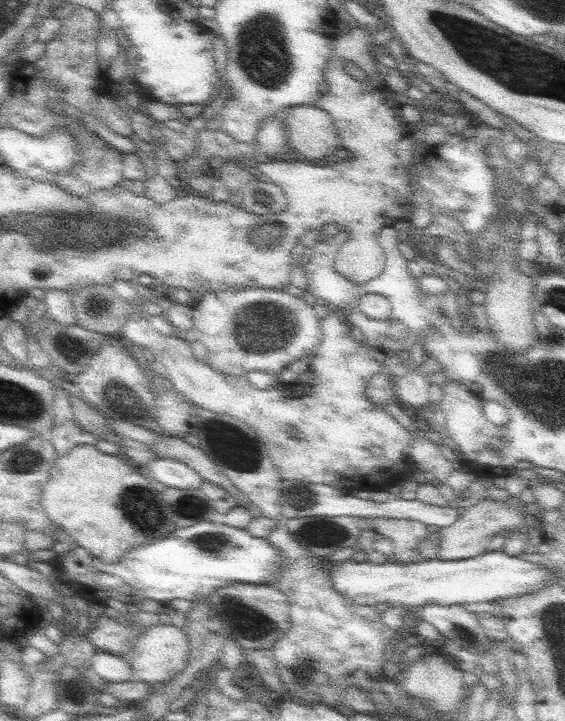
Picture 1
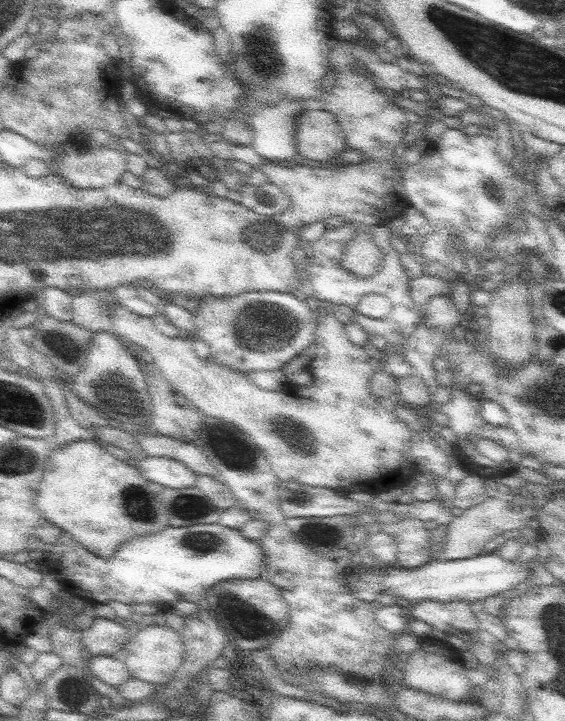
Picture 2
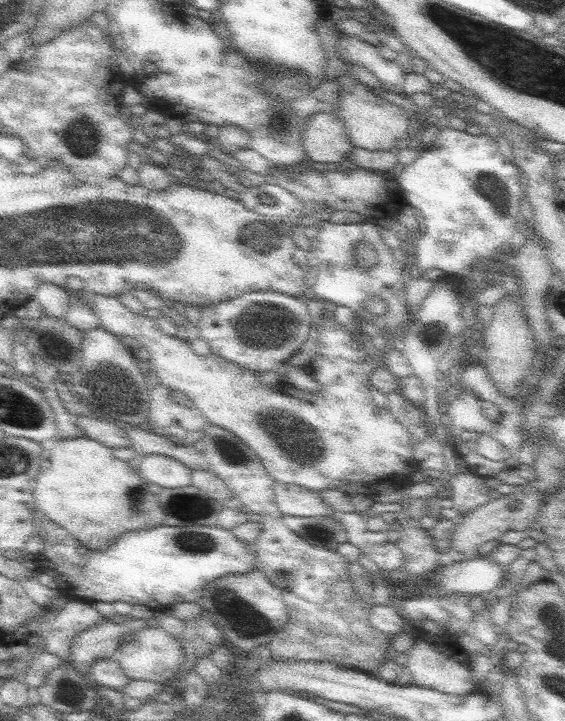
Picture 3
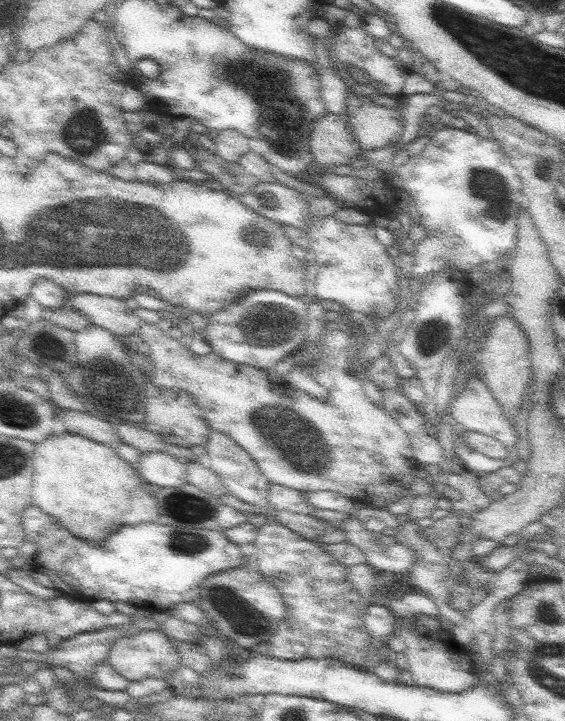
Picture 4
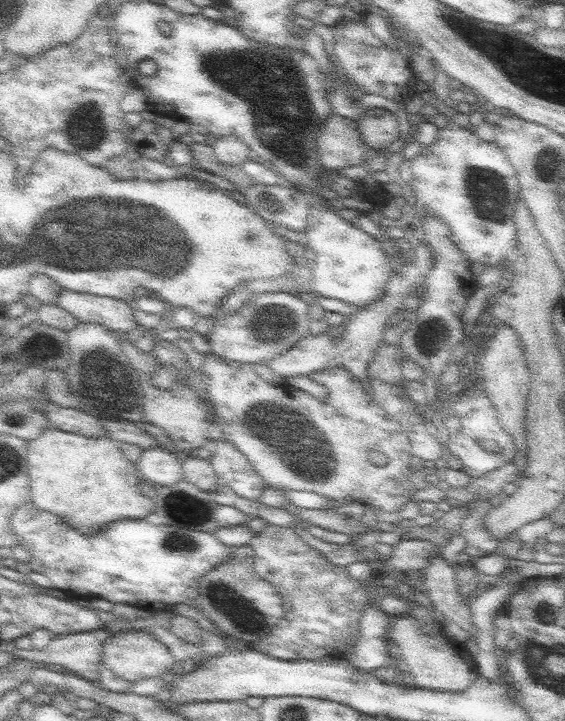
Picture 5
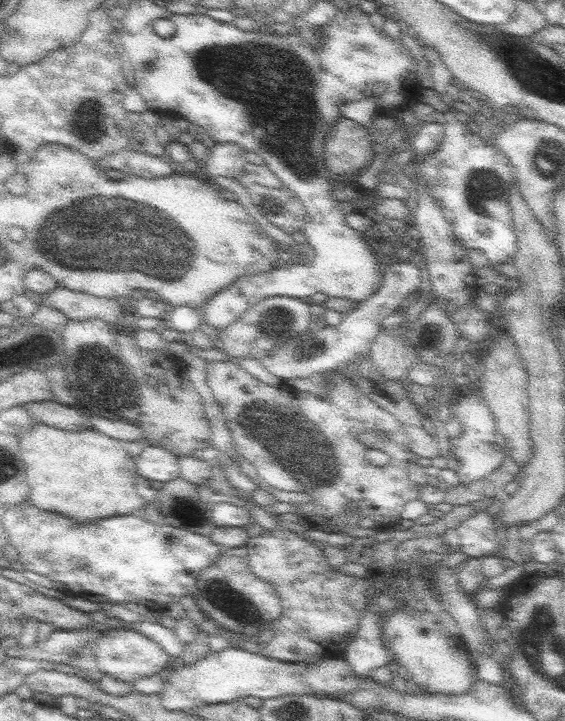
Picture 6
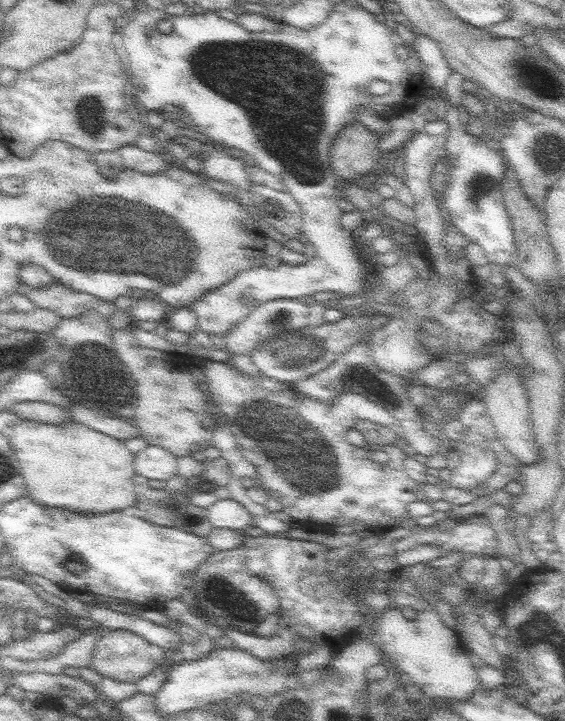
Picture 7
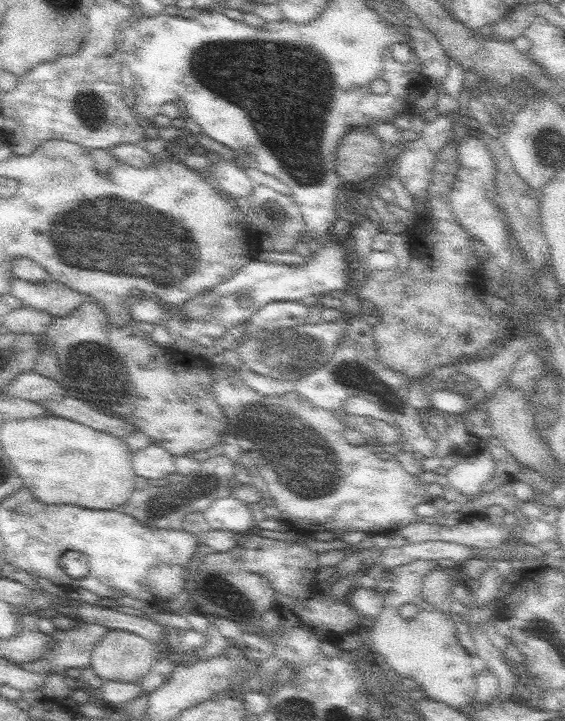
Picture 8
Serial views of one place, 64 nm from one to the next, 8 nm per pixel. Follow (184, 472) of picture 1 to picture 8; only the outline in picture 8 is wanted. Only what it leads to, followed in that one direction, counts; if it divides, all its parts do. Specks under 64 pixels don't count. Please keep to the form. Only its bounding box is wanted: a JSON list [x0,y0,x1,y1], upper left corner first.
[133,444,177,480]

